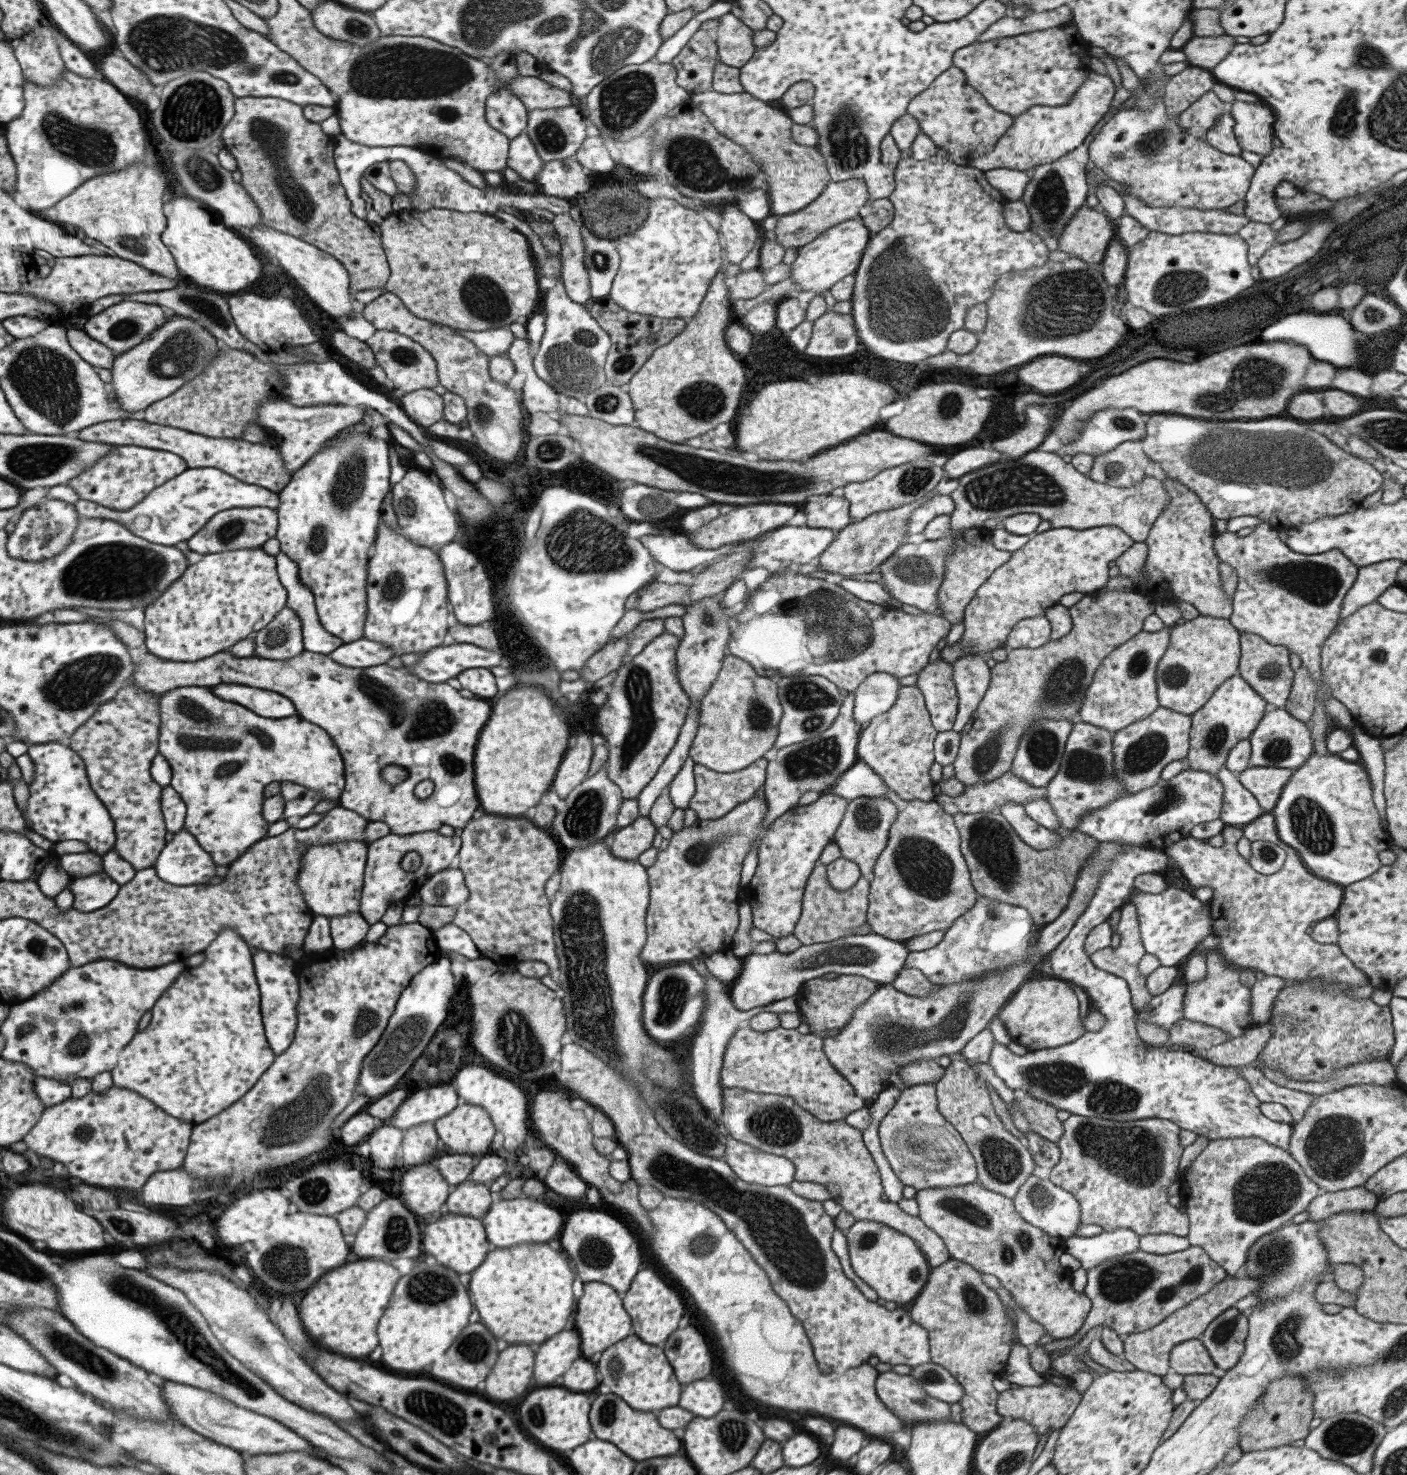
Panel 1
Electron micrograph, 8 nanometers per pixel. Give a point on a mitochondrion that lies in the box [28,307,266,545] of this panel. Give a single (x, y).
(183, 354)

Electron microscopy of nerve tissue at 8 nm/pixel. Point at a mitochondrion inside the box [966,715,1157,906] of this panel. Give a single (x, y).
(1083, 764)

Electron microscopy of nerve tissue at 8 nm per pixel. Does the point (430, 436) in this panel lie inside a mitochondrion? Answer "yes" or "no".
no

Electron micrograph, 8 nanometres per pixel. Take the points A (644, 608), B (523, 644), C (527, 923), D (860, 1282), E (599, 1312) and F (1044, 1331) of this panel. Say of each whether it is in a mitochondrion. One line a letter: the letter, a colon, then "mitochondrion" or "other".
A: other
B: other
C: other
D: other
E: other
F: other

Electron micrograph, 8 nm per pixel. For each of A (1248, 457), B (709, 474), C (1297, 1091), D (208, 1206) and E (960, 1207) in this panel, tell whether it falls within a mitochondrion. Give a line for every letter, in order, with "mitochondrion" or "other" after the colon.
A: mitochondrion
B: mitochondrion
C: other
D: other
E: mitochondrion

